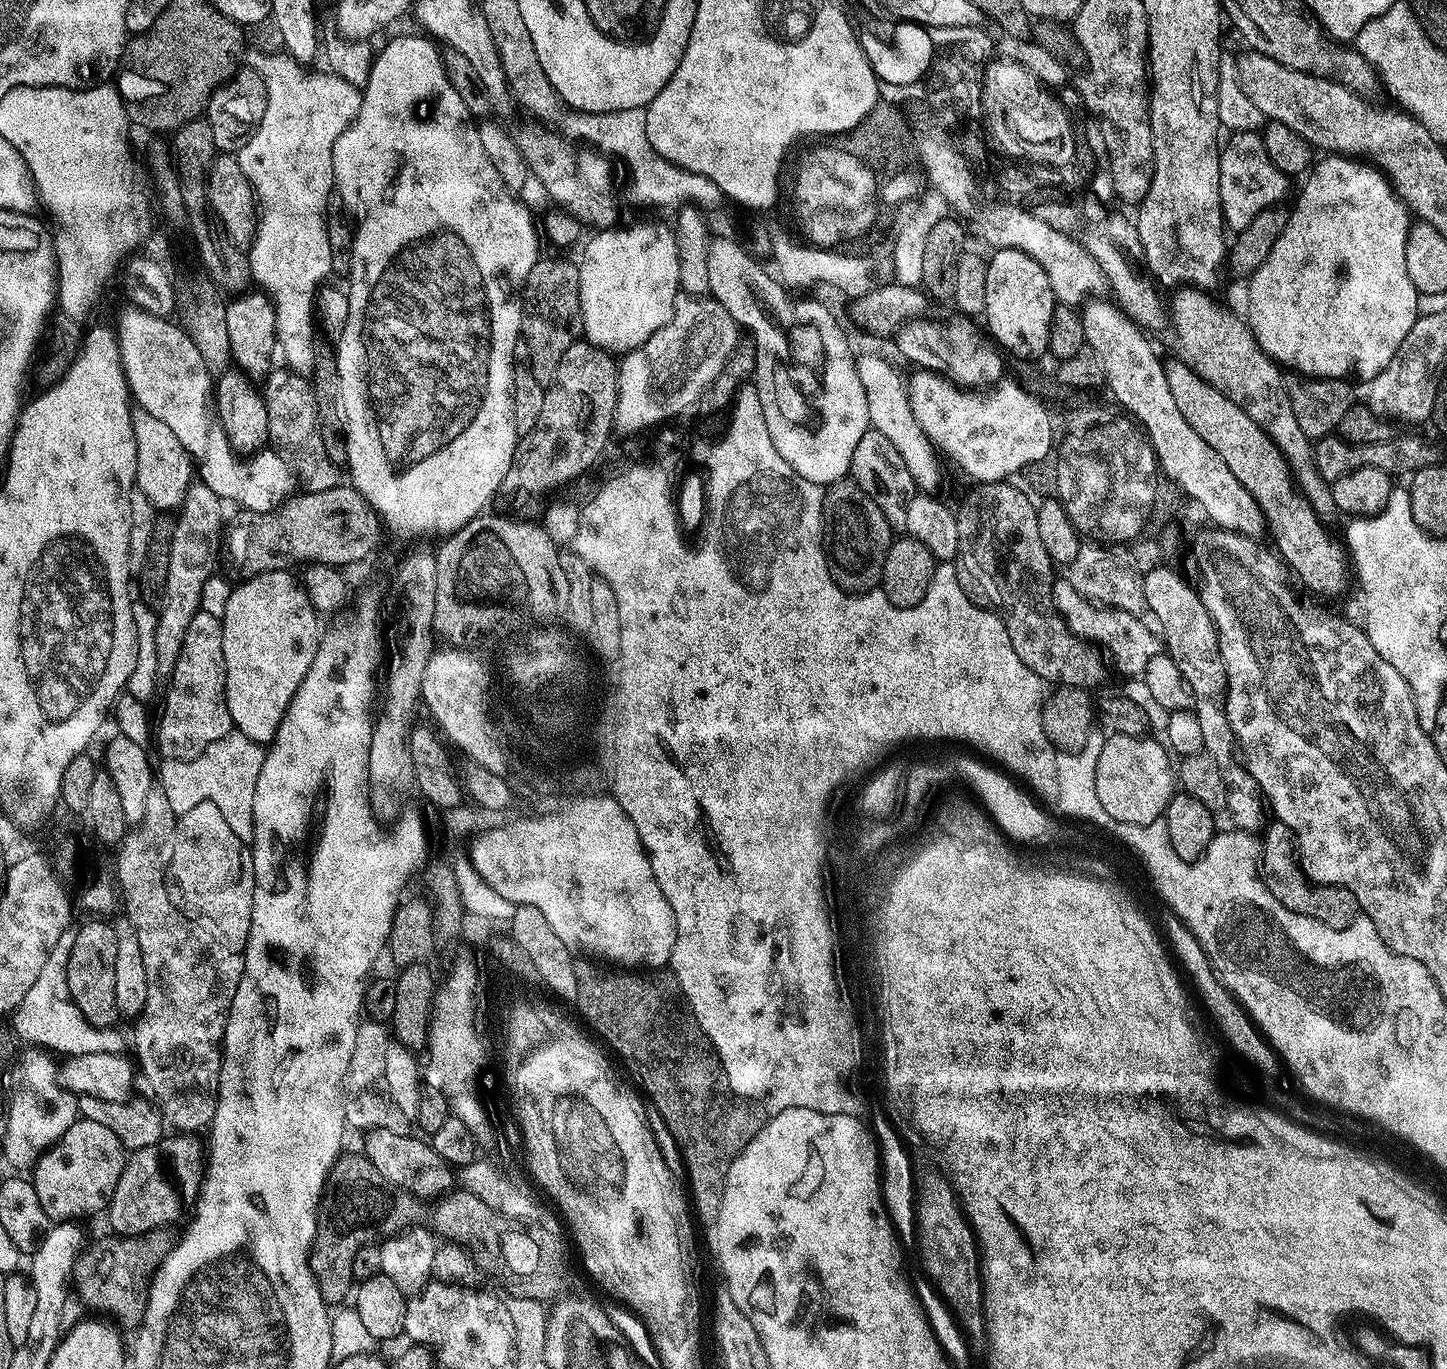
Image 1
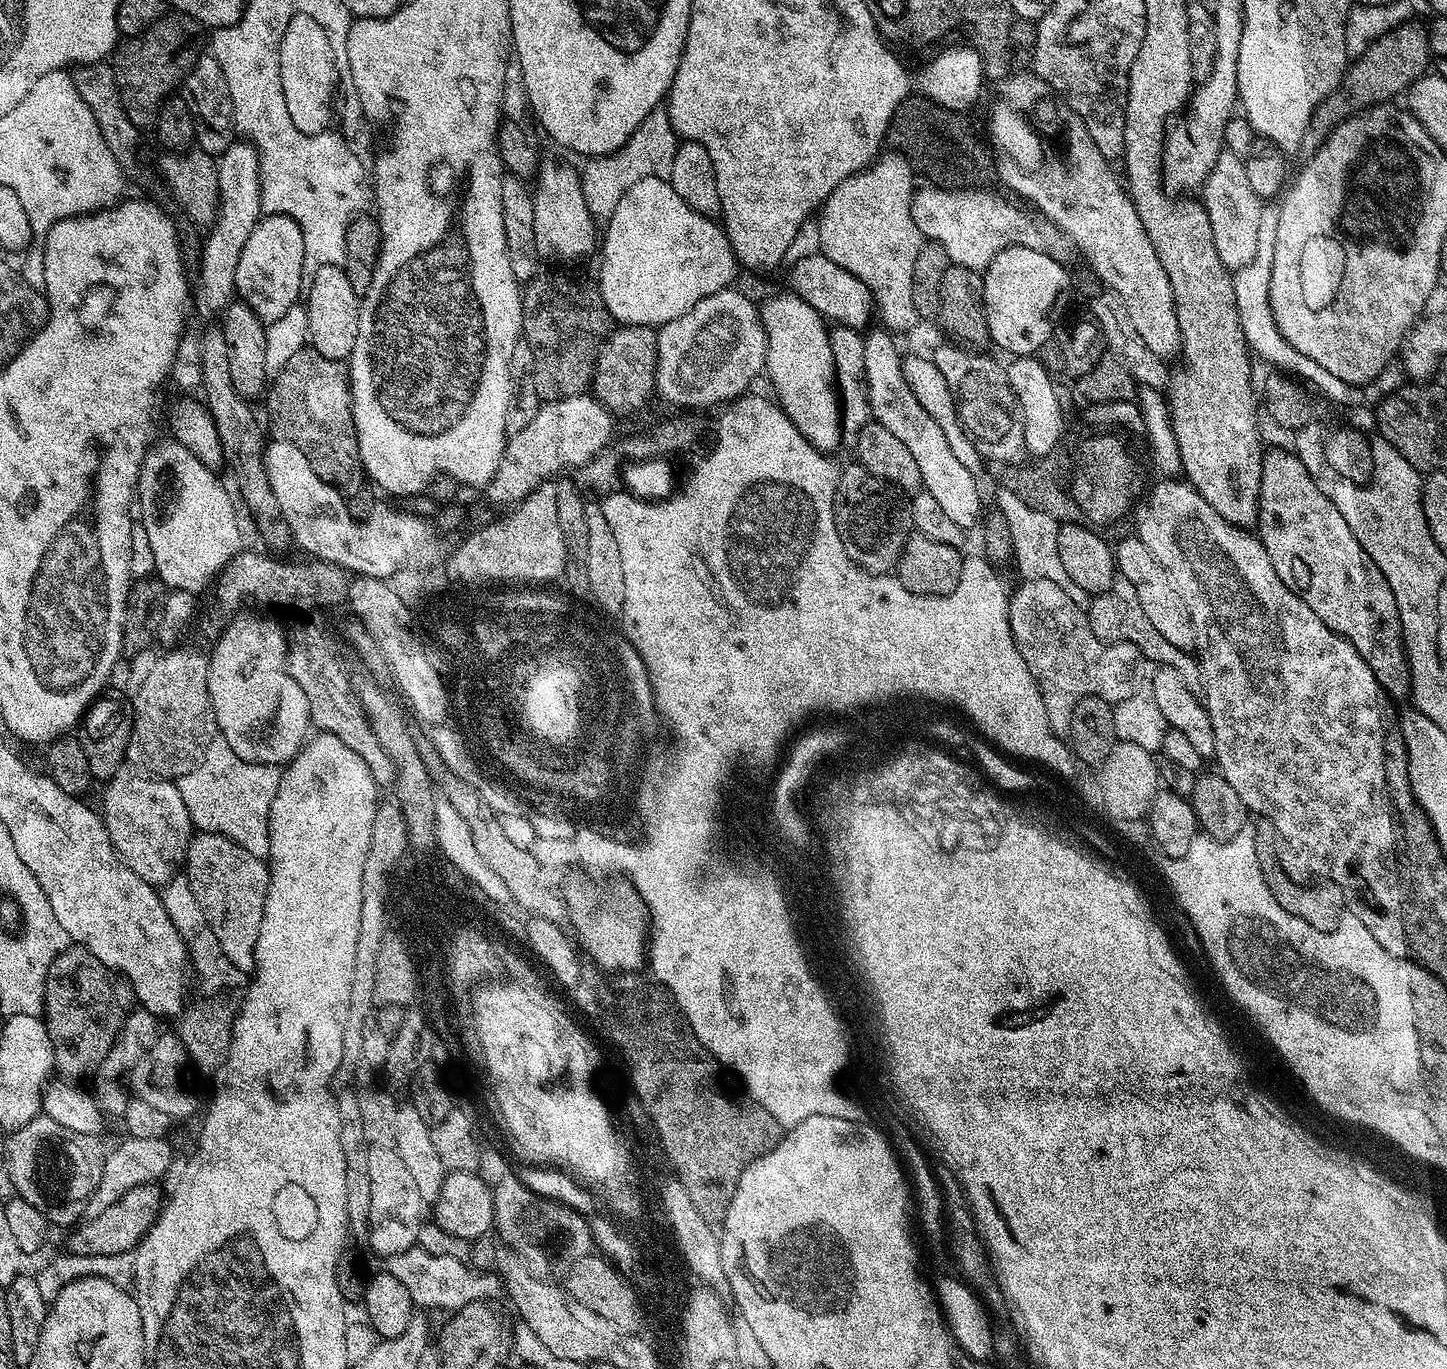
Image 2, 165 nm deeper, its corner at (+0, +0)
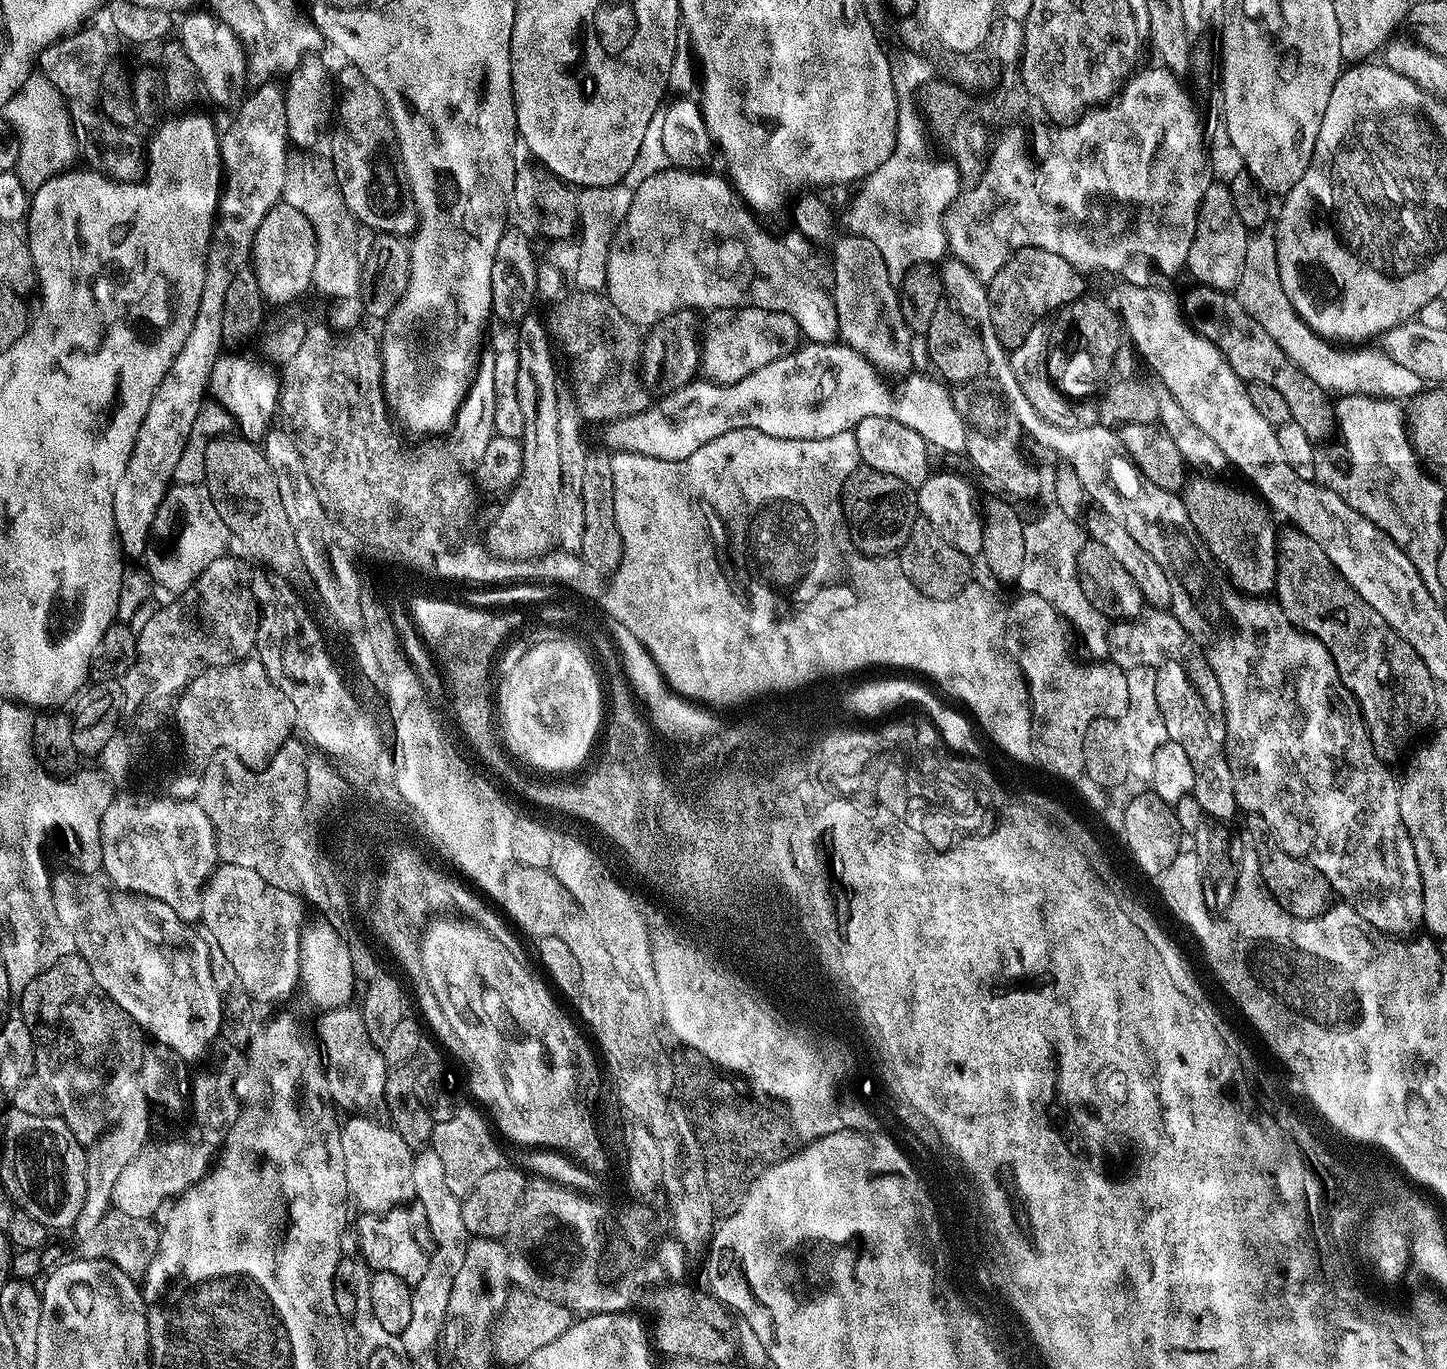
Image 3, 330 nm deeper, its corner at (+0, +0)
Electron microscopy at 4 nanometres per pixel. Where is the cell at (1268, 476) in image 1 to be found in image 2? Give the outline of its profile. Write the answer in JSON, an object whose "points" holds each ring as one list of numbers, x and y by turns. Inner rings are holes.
{"points":[[1269,447,1262,462,1262,482,1260,483,1260,509,1256,515,1258,539,1274,566,1274,574,1282,578,1284,585,1293,592,1330,630,1334,630,1344,640,1350,641,1354,650,1374,670,1374,678,1384,687,1393,701,1399,702,1404,695,1412,692,1412,678,1408,667,1407,654,1404,651,1402,622,1399,621,1398,602,1390,582,1370,557,1368,551,1358,542,1354,530,1340,513,1340,504,1332,501,1319,488,1317,477,1312,476,1298,462,1295,451]]}

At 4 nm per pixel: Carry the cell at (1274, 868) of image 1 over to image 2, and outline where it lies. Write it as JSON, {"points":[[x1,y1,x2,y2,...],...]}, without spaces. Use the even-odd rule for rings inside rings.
{"points":[[1265,816,1259,817,1254,824,1254,850,1258,854,1258,866,1262,870,1262,878,1266,878,1266,886,1270,886,1270,894,1274,894,1278,906,1282,906,1282,910,1294,914,1294,918,1314,926,1314,930,1333,932,1338,926,1340,917,1346,912,1344,895,1337,884,1329,880,1316,882,1320,884,1295,884,1284,873,1284,868,1280,865,1281,853,1278,851,1276,827,1274,822,1270,822,1270,818]]}

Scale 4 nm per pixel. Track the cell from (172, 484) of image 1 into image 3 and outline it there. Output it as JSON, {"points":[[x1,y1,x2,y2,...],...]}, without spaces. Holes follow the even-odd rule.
{"points":[[178,482,171,485,165,492,163,502,155,512,154,522,149,532,148,548,144,555,144,562,147,564,145,567,155,585,158,583,166,591,174,592,172,594,178,596,191,588,193,581,200,576,202,570,210,562,222,556,229,549,227,546,231,540,230,530,216,513,205,487,197,483,182,484]]}

